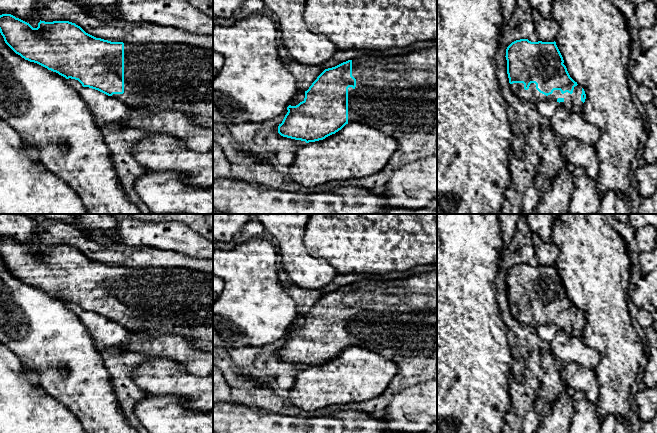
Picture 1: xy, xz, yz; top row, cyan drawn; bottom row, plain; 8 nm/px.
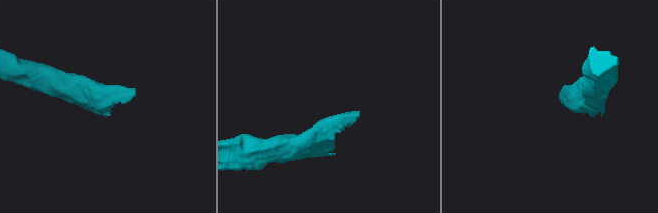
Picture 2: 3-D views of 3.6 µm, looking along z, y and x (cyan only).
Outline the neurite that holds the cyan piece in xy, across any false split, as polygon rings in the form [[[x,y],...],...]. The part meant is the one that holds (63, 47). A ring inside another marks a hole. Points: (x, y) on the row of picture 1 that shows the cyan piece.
[[[11,14],[0,15],[0,33],[5,43],[25,60],[37,63],[66,79],[78,80],[83,87],[117,98],[132,109],[151,114],[180,112],[194,118],[203,127],[213,128],[213,50],[188,44],[111,42],[96,38],[69,21],[40,20],[38,27],[33,28]]]

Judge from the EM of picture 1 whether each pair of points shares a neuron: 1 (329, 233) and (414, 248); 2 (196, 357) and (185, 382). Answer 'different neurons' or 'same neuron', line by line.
1: same neuron
2: different neurons

